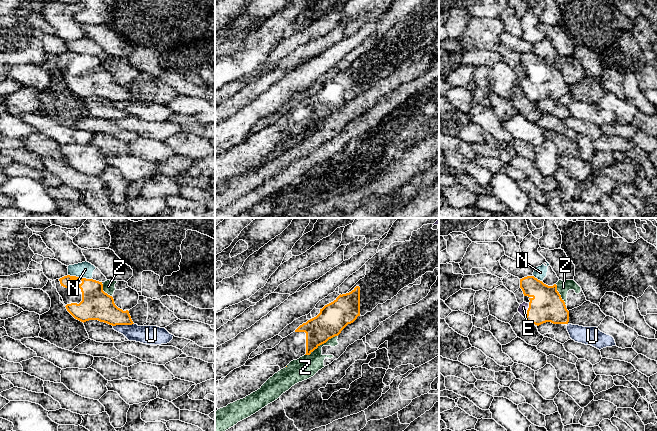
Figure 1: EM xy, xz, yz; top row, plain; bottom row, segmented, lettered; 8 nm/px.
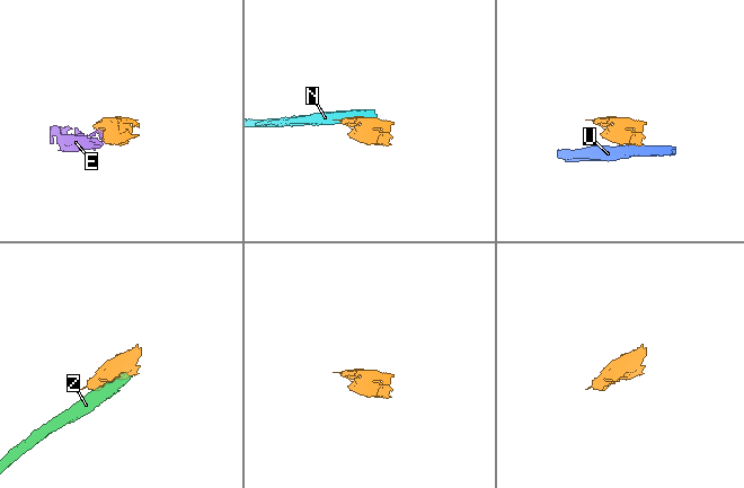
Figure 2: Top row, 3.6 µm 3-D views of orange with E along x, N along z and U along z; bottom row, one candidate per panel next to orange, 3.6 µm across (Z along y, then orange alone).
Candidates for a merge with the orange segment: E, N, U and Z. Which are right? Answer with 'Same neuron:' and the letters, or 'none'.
Same neuron: E

